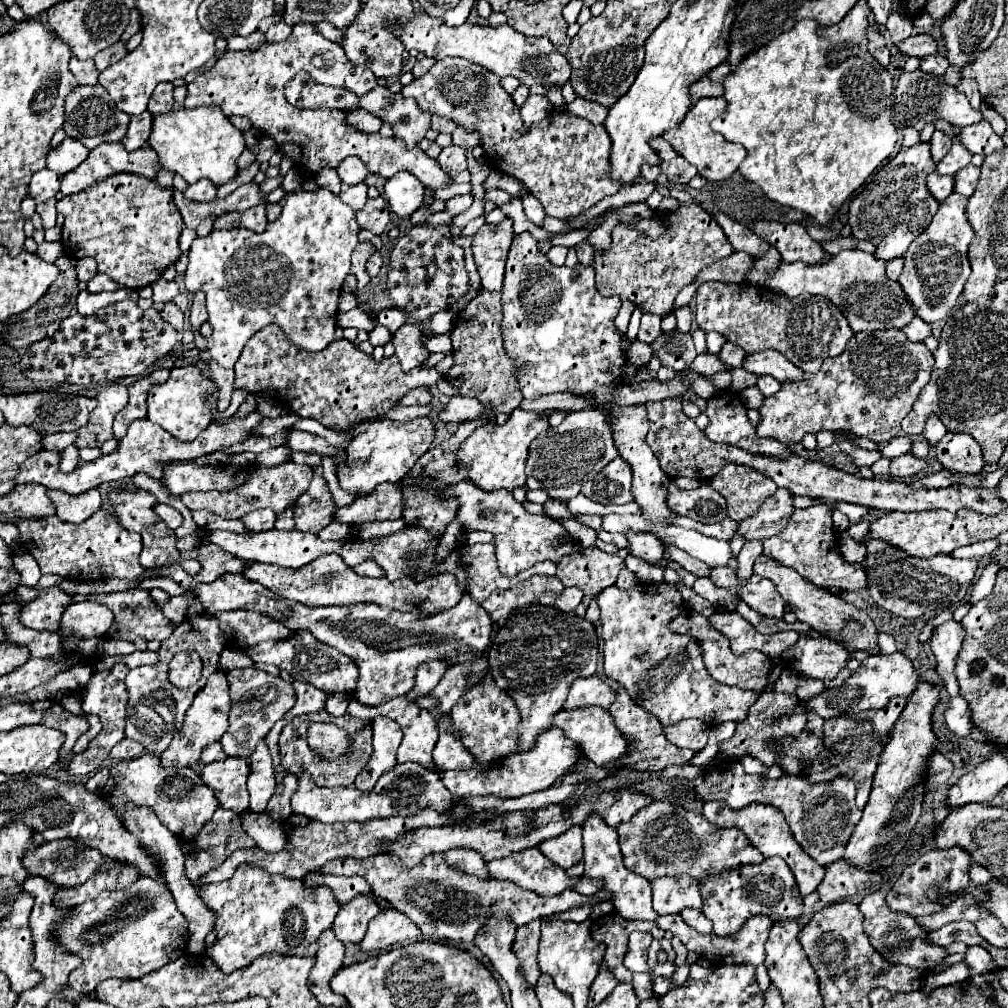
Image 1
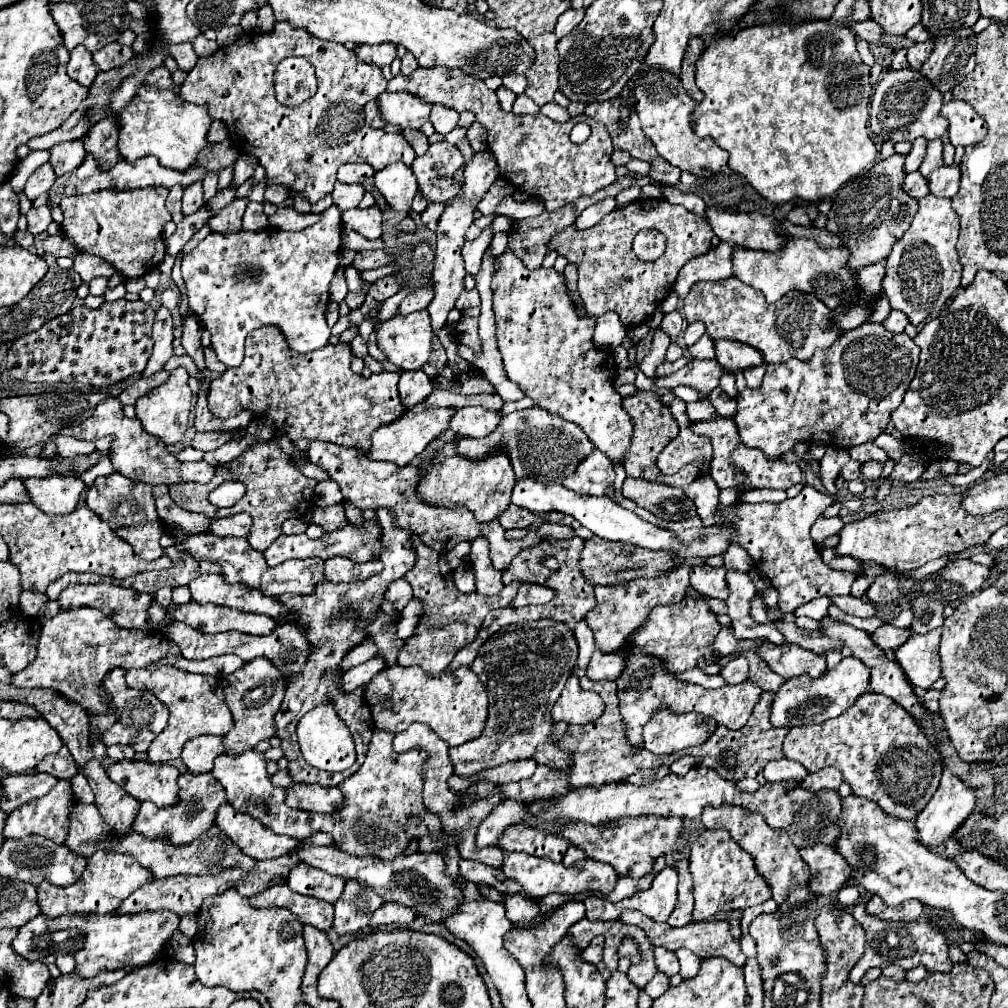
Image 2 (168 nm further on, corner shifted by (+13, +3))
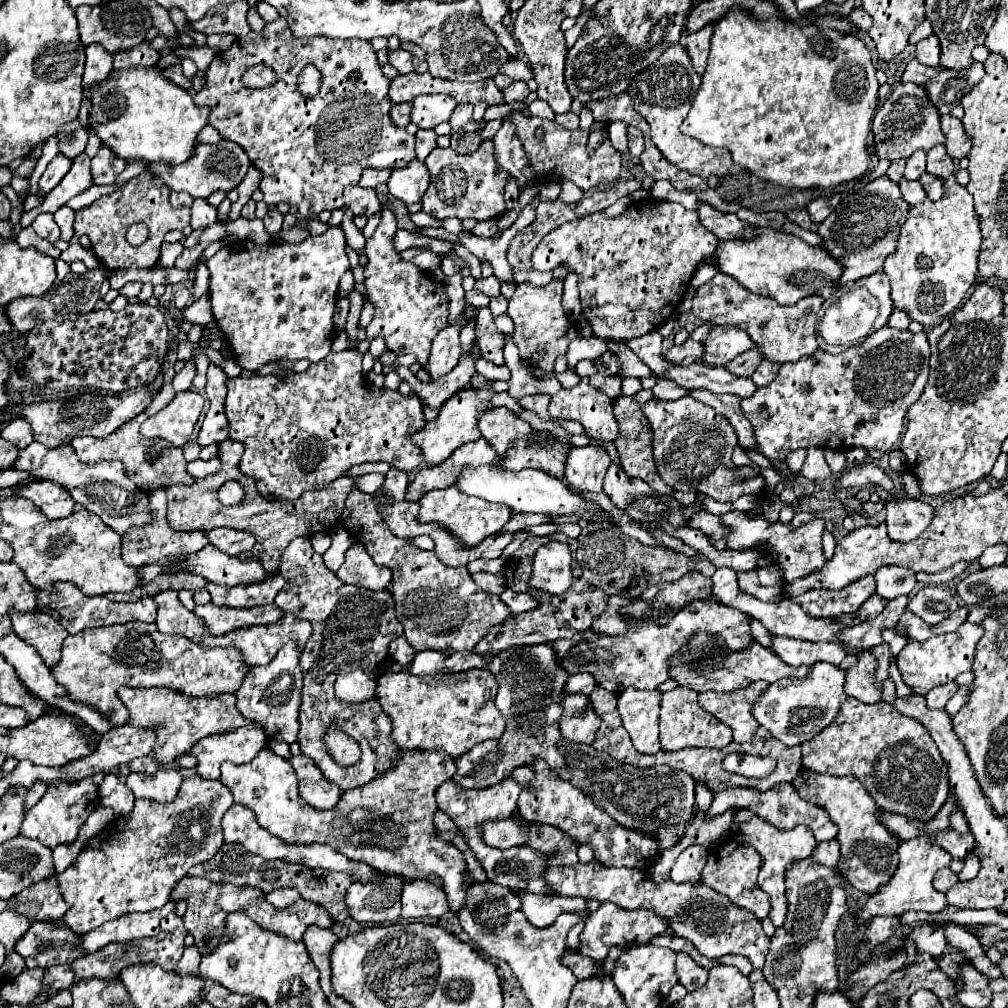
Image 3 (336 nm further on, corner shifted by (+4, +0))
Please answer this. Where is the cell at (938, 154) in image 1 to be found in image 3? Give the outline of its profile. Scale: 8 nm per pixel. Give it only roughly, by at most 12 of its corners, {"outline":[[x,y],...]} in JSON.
{"outline":[[914,152],[904,178],[918,180],[926,172],[926,152]]}

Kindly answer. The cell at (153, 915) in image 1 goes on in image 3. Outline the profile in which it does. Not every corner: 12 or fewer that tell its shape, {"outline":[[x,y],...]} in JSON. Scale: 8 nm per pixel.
{"outline":[[32,922],[16,942],[28,968],[82,958],[82,936],[54,922]]}

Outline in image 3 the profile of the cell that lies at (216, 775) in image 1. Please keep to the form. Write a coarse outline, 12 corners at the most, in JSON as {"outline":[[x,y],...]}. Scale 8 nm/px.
{"outline":[[182,780],[136,800],[56,876],[86,934],[162,908],[218,852],[232,794]]}

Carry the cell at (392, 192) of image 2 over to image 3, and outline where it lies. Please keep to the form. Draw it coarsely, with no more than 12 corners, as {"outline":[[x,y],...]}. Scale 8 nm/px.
{"outline":[[418,160],[392,170],[390,194],[416,204],[430,184]]}

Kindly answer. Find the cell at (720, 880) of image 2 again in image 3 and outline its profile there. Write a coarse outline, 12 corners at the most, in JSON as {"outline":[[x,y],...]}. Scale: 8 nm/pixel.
{"outline":[[728,840],[710,848],[702,882],[762,920],[760,854]]}

